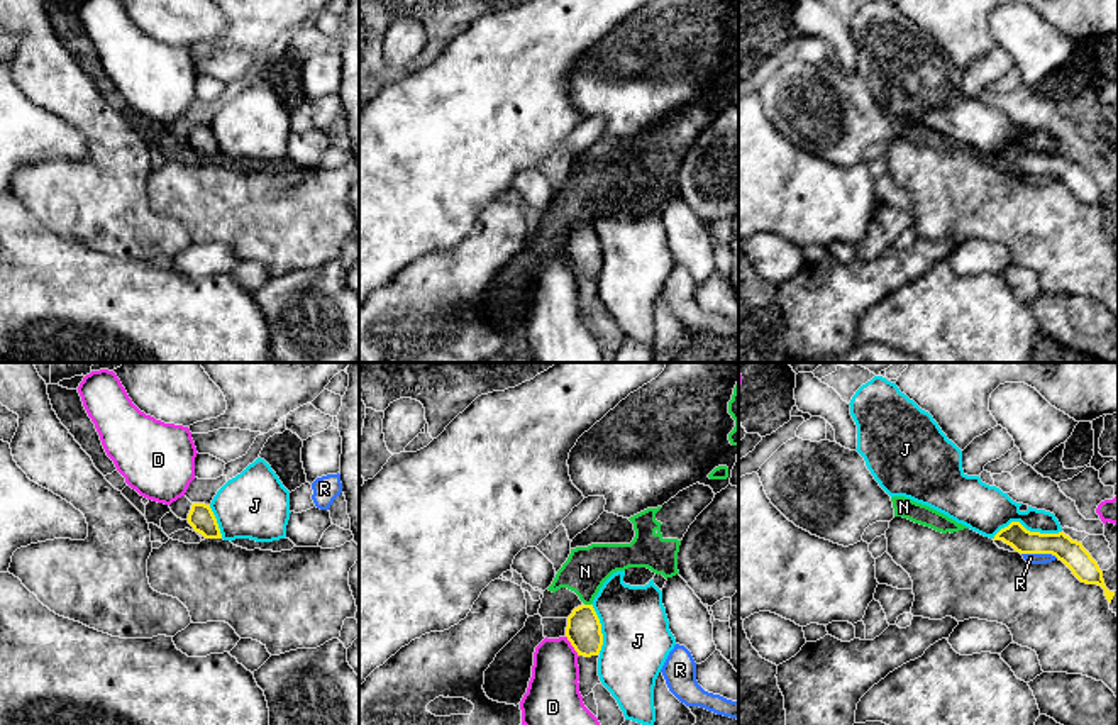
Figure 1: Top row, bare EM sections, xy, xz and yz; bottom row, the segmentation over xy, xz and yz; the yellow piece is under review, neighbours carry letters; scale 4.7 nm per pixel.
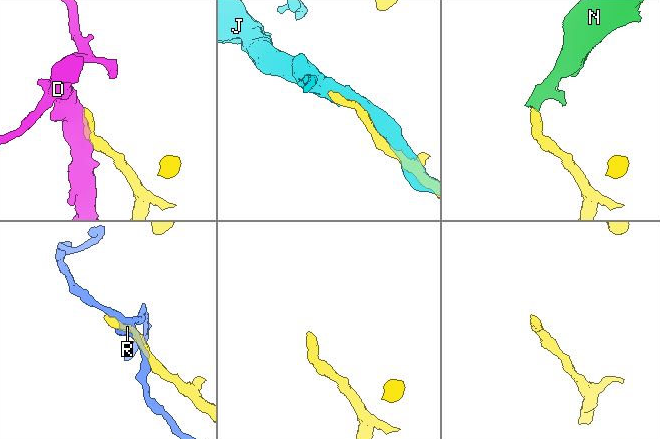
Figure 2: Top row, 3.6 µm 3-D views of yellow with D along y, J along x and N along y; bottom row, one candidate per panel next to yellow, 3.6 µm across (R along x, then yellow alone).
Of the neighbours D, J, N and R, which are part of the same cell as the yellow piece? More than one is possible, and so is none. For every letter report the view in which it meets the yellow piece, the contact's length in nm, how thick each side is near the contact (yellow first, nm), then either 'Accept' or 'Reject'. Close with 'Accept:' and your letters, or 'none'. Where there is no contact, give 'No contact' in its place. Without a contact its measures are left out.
D: Touches yellow in xz. Shared border 120 nm. Thickness 170 nm (yellow) against 240 nm. Reject
J: Touches yellow in yz. Shared border 340 nm. Thickness 120 nm (yellow) against 220 nm. Reject
N: Touches yellow in xz. Shared border 30 nm. Thickness 170 nm (yellow) against 200 nm. Reject
R: Touches yellow in yz. Shared border 180 nm. Thickness 120 nm (yellow) against 50 nm. Reject
Accept: none

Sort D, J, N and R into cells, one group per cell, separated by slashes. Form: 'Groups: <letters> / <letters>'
Groups: D / J / N / R

